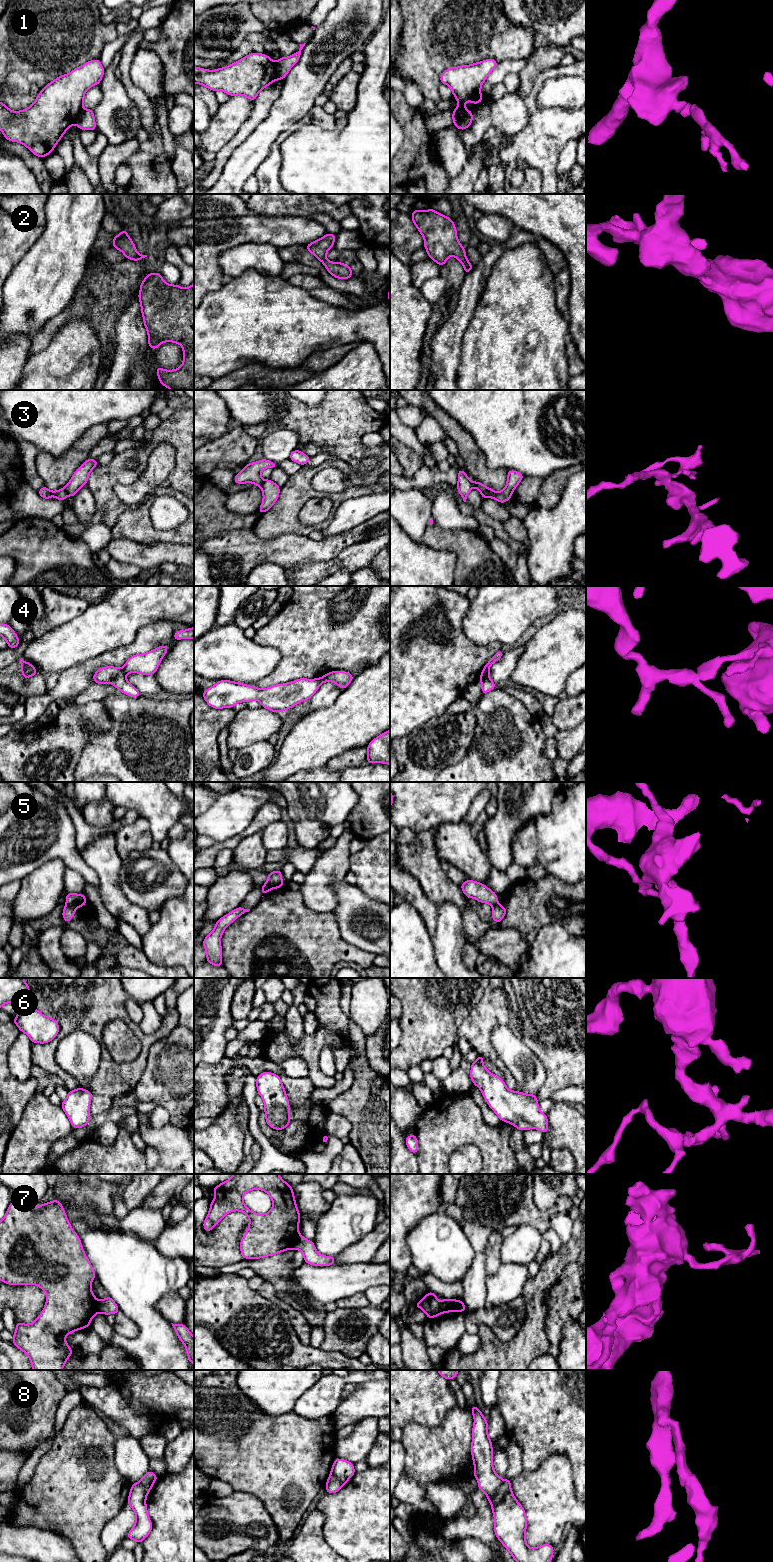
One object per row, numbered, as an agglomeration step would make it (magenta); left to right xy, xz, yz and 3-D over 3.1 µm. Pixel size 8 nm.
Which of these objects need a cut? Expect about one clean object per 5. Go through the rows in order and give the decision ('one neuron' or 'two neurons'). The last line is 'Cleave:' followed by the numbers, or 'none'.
1: two neurons
2: one neuron
3: two neurons
4: two neurons
5: two neurons
6: one neuron
7: two neurons
8: two neurons
Cleave: 1, 3, 4, 5, 7, 8

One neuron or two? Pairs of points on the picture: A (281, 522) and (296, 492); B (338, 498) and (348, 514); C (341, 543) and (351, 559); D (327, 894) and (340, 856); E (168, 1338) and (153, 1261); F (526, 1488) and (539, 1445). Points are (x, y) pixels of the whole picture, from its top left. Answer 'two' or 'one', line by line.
A: one
B: two
C: two
D: one
E: one
F: two

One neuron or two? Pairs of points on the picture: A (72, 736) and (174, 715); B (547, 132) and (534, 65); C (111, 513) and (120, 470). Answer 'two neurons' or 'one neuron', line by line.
A: two neurons
B: two neurons
C: one neuron

